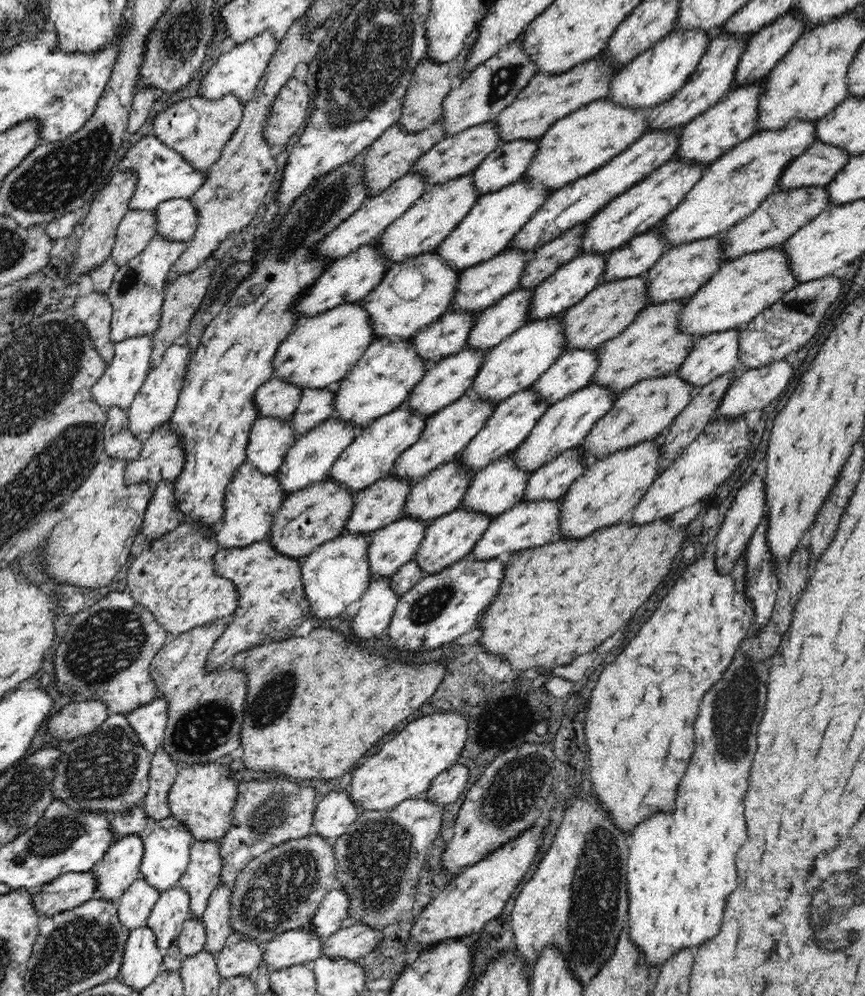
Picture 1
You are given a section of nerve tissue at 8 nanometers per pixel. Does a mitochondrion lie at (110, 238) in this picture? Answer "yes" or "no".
no

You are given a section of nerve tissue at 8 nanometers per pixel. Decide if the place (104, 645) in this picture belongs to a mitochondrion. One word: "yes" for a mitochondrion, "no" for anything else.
yes

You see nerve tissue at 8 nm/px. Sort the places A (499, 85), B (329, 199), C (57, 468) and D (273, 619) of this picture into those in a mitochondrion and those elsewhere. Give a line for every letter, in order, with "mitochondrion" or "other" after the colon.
A: mitochondrion
B: mitochondrion
C: mitochondrion
D: mitochondrion

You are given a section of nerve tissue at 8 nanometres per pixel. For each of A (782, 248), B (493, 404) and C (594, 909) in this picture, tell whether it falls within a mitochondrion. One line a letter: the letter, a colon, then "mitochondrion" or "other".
A: other
B: other
C: mitochondrion

